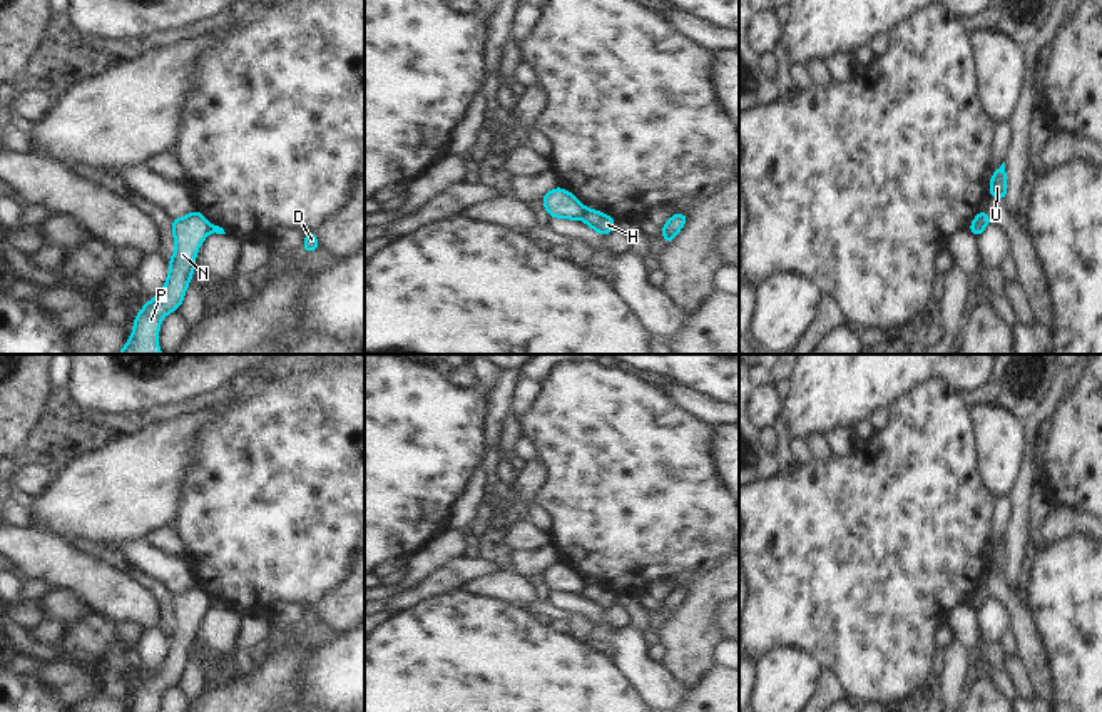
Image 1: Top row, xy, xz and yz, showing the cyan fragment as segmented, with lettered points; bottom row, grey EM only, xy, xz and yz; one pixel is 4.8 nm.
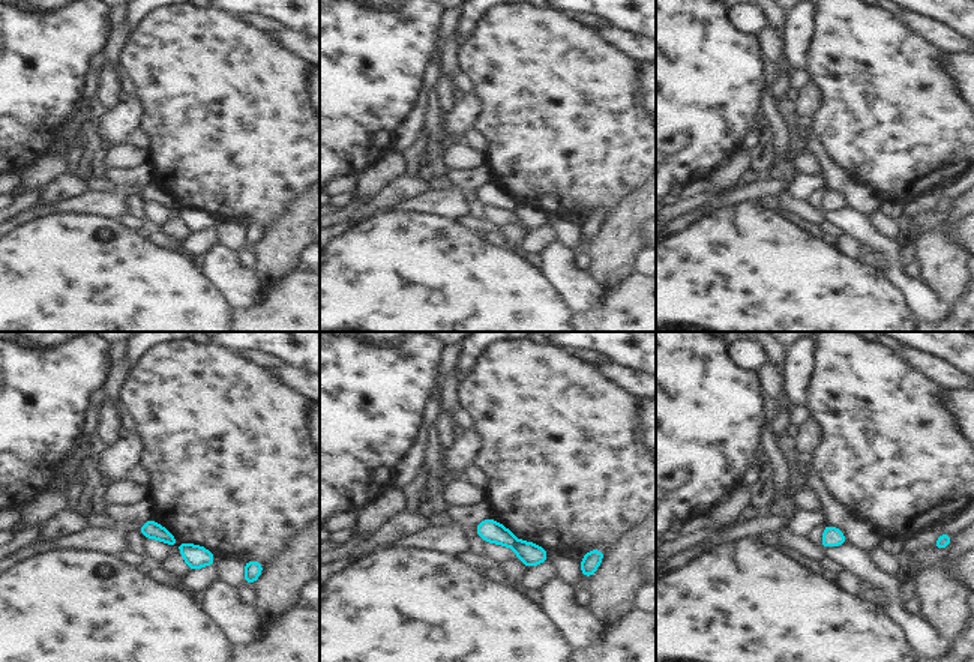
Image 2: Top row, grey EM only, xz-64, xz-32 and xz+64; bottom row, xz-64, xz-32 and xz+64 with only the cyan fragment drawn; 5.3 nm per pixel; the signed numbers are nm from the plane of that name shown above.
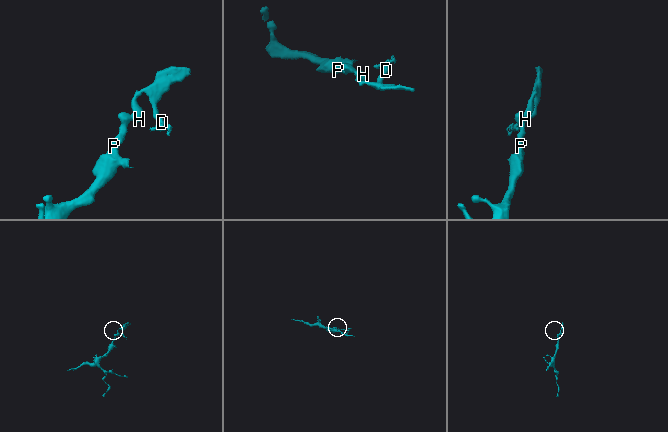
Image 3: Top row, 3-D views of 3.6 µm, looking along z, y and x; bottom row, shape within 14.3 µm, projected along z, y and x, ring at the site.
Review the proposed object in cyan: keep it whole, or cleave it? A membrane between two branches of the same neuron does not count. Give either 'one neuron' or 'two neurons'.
two neurons

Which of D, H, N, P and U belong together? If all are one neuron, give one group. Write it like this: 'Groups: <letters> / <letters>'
Groups: D H U / N P.

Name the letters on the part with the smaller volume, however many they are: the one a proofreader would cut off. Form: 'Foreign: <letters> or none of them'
Foreign: D, H, U

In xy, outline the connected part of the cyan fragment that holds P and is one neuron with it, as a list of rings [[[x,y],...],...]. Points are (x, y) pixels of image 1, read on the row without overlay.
[[[197,585],[171,593],[174,608],[174,630],[169,635],[169,650],[154,675],[145,675],[142,685],[134,692],[130,712],[157,712],[161,695],[169,687],[179,684],[192,647],[196,628],[206,610],[211,607],[209,595]]]

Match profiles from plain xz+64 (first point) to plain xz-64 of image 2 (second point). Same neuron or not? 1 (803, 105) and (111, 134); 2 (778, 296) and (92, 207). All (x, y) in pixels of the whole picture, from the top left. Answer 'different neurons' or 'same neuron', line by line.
1: same neuron
2: different neurons

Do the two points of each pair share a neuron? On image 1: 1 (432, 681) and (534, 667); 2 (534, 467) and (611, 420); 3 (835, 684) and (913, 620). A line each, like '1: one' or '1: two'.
1: one
2: two
3: two

